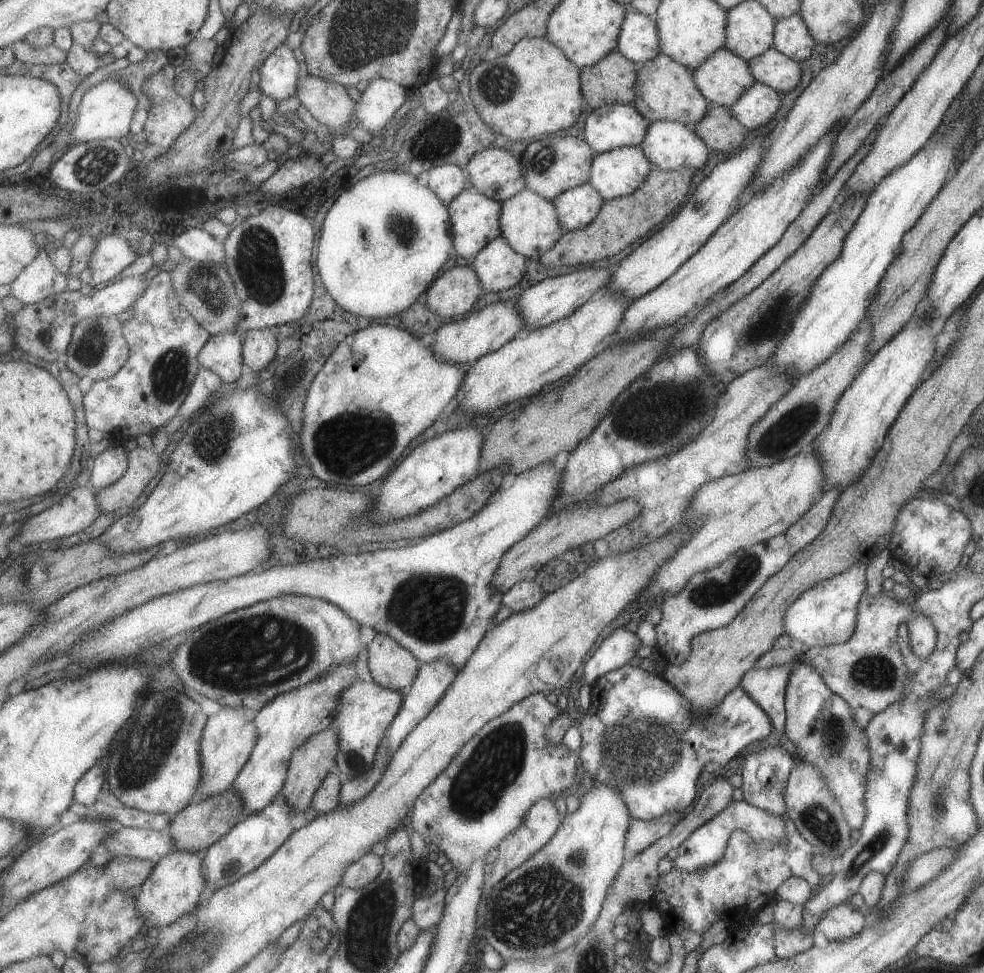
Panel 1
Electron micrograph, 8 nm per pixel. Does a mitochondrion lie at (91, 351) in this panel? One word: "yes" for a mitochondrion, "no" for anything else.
yes

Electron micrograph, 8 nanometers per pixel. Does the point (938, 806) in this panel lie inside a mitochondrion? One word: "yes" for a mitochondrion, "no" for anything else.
yes

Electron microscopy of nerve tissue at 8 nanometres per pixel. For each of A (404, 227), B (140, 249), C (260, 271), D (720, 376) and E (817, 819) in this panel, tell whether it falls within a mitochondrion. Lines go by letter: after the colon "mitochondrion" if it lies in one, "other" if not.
A: mitochondrion
B: other
C: mitochondrion
D: other
E: mitochondrion

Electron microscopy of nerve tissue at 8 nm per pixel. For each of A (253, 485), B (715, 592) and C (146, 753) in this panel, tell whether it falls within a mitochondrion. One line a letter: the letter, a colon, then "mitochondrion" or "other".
A: other
B: mitochondrion
C: mitochondrion

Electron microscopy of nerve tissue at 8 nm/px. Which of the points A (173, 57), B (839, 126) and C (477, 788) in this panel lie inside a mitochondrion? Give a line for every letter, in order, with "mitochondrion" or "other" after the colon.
A: other
B: other
C: mitochondrion

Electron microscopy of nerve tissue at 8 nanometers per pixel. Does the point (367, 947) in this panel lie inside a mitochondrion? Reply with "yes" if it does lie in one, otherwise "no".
yes

